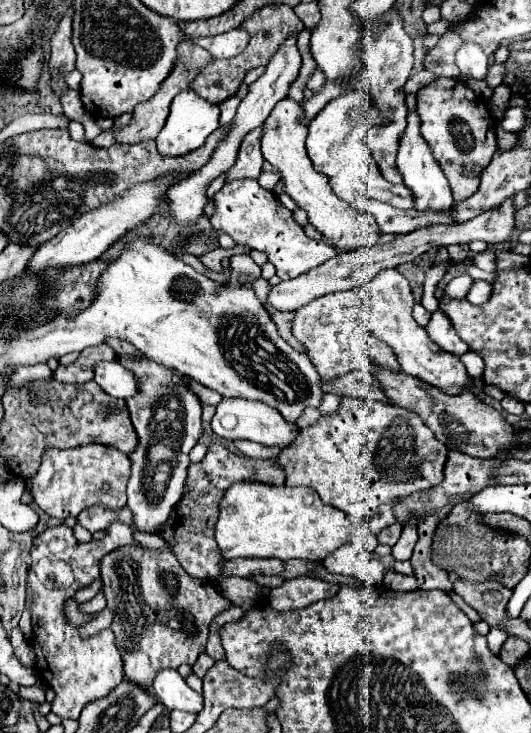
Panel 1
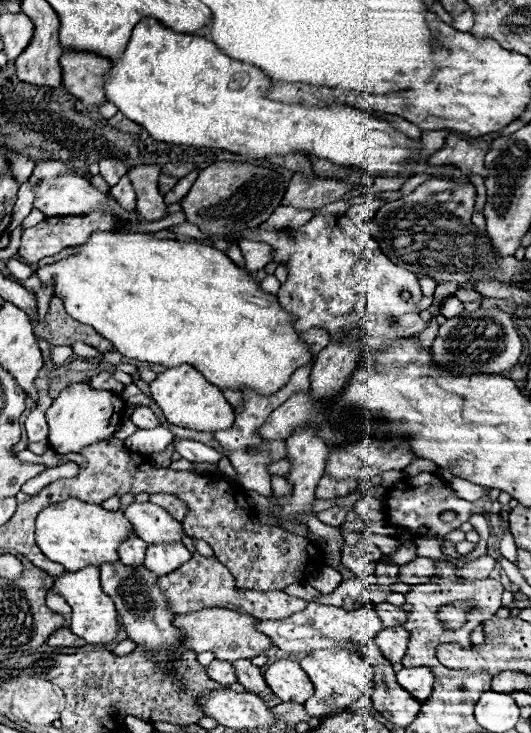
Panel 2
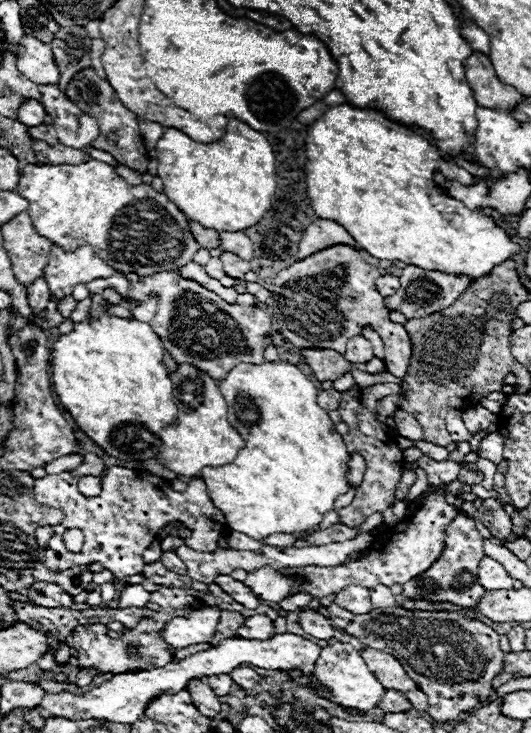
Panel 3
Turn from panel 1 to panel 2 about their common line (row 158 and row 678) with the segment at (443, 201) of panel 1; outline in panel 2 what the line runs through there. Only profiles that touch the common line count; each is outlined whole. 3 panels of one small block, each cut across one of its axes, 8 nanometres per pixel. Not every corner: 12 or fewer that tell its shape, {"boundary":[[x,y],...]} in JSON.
{"boundary":[[426,666],[402,668],[398,684],[416,700],[428,700],[434,674]]}

